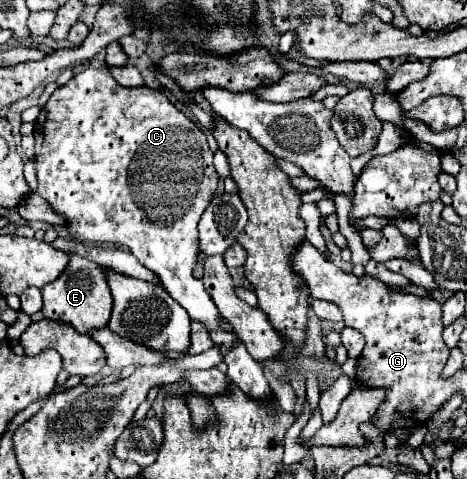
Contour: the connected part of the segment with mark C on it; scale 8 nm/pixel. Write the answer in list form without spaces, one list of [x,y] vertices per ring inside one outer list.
[[[89,66],[77,72],[67,84],[59,86],[43,106],[35,122],[35,164],[39,182],[37,194],[43,196],[55,212],[67,218],[71,238],[129,248],[143,266],[159,276],[169,296],[175,298],[193,320],[201,320],[209,328],[213,342],[223,348],[223,362],[229,366],[229,380],[249,398],[259,400],[265,408],[275,412],[277,402],[261,366],[247,354],[245,346],[237,342],[233,332],[219,328],[217,306],[213,306],[203,280],[193,276],[199,254],[197,224],[219,186],[213,152],[197,124],[175,108],[165,92],[149,86],[125,88],[111,78],[107,66]]]

